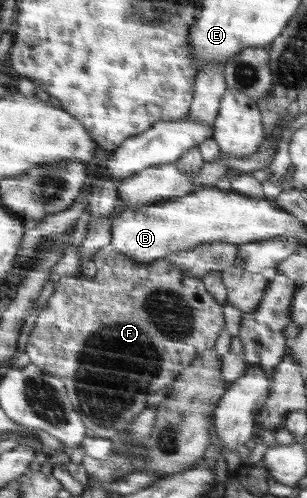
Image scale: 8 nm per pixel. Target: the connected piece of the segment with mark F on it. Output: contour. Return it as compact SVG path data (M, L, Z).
M106 245L97 252L93 260L98 268L95 277L91 279L77 278L76 274L61 277L54 282L53 294L49 296L47 306L38 310L39 315L35 327L30 332L27 340L26 354L29 355L31 364L34 364L46 373L58 376L62 380L61 382L65 386L75 412L79 414L86 428L93 430L95 437L111 439L122 428L125 428L126 425L135 420L140 412L146 409L147 395L154 394L168 387L174 382L176 376L197 358L198 354L214 348L215 340L217 340L219 332L224 329L226 320L224 319L224 305L217 302L212 293L206 288L204 281L197 277L189 276L167 258L157 259L153 263L137 263L131 257L127 257L124 253L119 253L110 245Z

